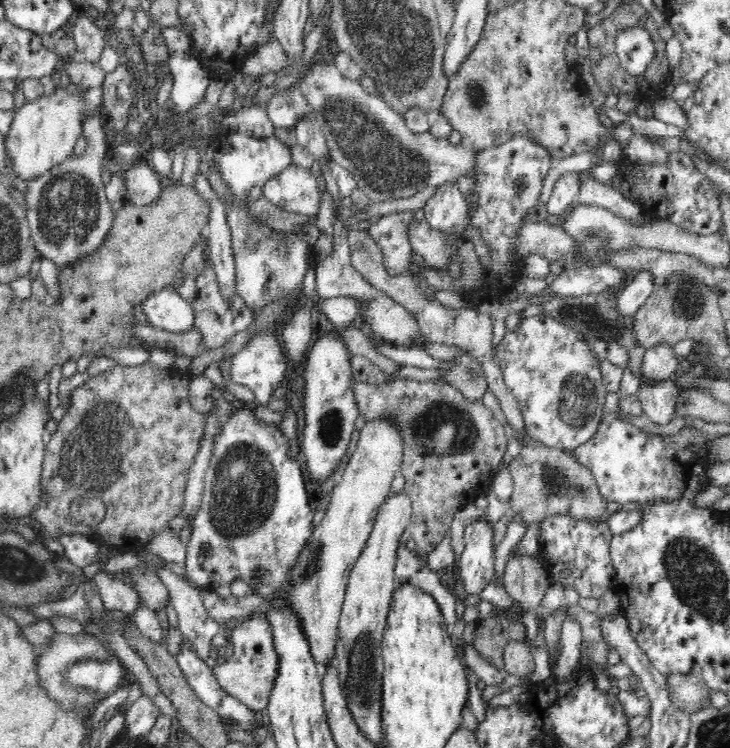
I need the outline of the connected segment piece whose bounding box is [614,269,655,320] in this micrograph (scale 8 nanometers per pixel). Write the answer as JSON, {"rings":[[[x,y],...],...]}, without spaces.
{"rings":[[[638,270],[633,273],[628,285],[616,296],[616,311],[621,320],[629,320],[654,292],[654,279],[647,270]]]}

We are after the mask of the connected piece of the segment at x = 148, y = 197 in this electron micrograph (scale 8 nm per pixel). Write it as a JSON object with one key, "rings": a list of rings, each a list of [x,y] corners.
{"rings":[[[137,161],[129,169],[127,166],[124,166],[123,169],[127,202],[138,206],[156,204],[166,182],[160,180],[145,162]]]}

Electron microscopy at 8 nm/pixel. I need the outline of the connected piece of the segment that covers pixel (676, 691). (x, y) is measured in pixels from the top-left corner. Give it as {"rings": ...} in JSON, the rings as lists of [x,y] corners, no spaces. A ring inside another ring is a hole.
{"rings":[[[668,674],[666,687],[670,691],[672,703],[679,709],[687,711],[690,715],[702,707],[710,706],[710,690],[697,678],[683,676],[682,674]]]}

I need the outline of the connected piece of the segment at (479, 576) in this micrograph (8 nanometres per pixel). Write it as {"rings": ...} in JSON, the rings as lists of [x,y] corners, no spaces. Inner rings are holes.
{"rings":[[[479,517],[465,527],[465,547],[460,557],[459,583],[464,584],[468,594],[480,594],[492,583],[494,572],[494,530]]]}

